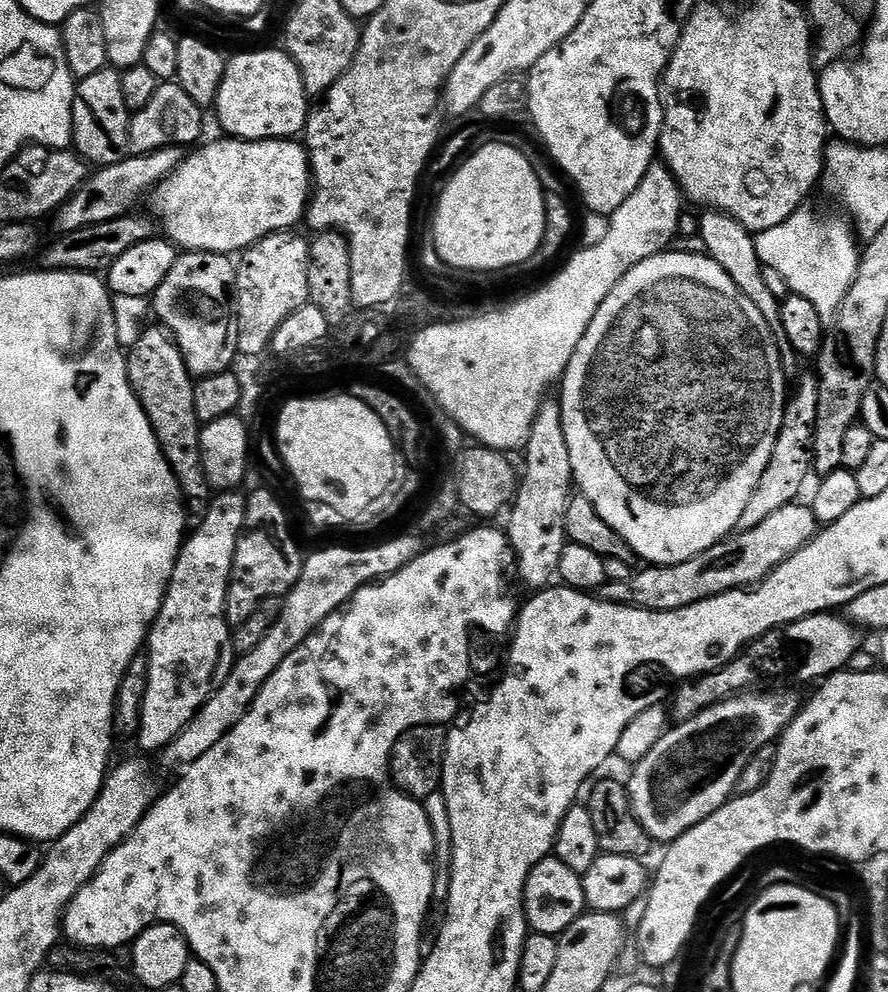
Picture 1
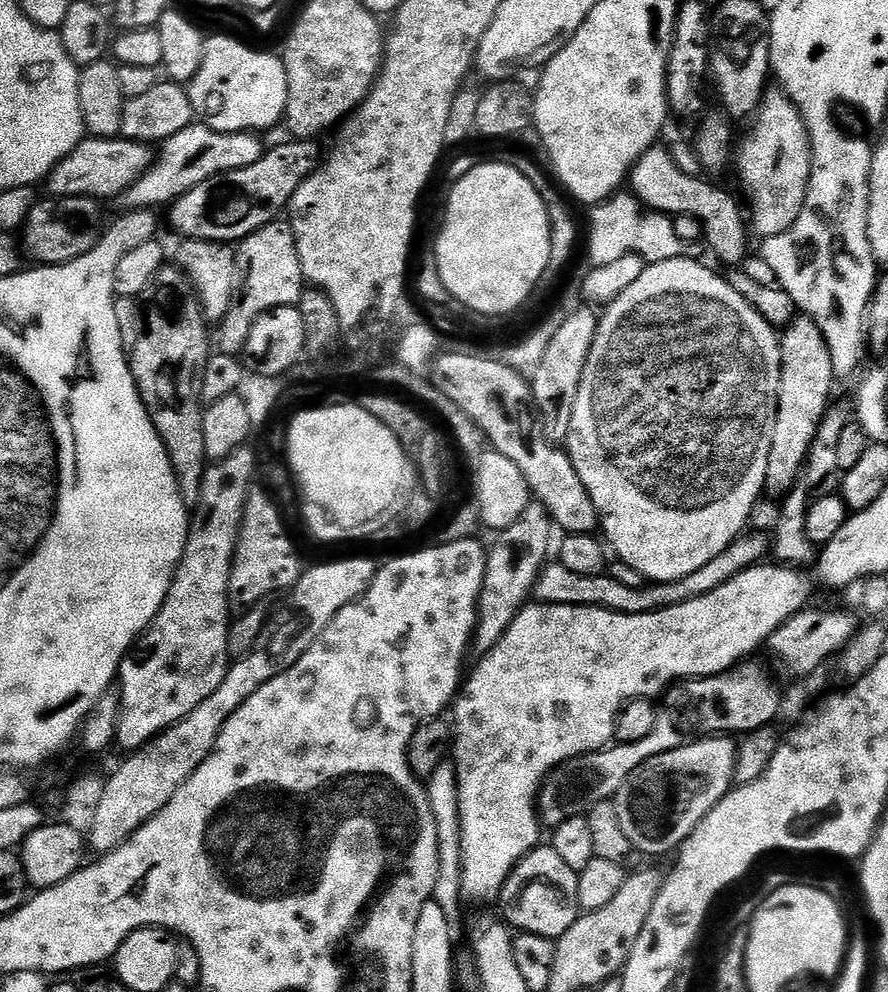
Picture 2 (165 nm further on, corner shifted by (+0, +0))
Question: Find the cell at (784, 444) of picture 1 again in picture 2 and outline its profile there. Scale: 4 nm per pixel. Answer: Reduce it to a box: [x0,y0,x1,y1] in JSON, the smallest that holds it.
[763,315,838,498]

